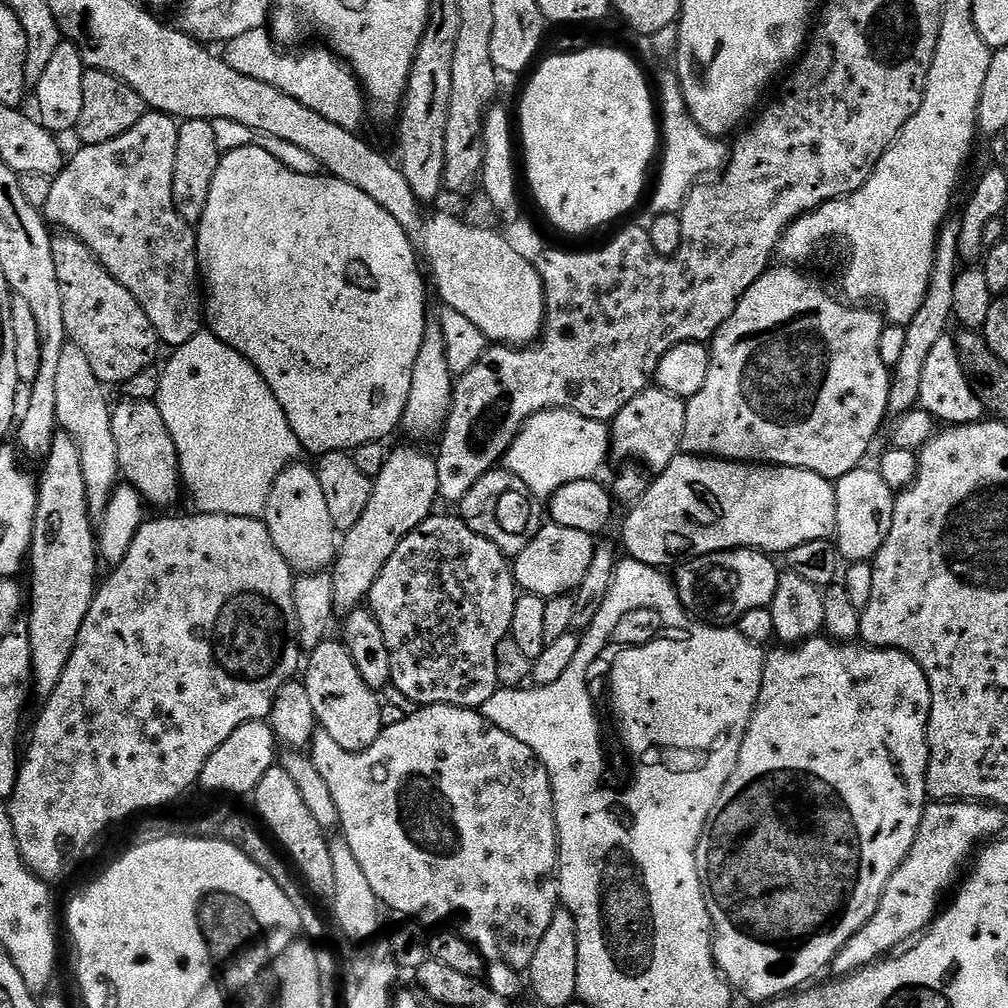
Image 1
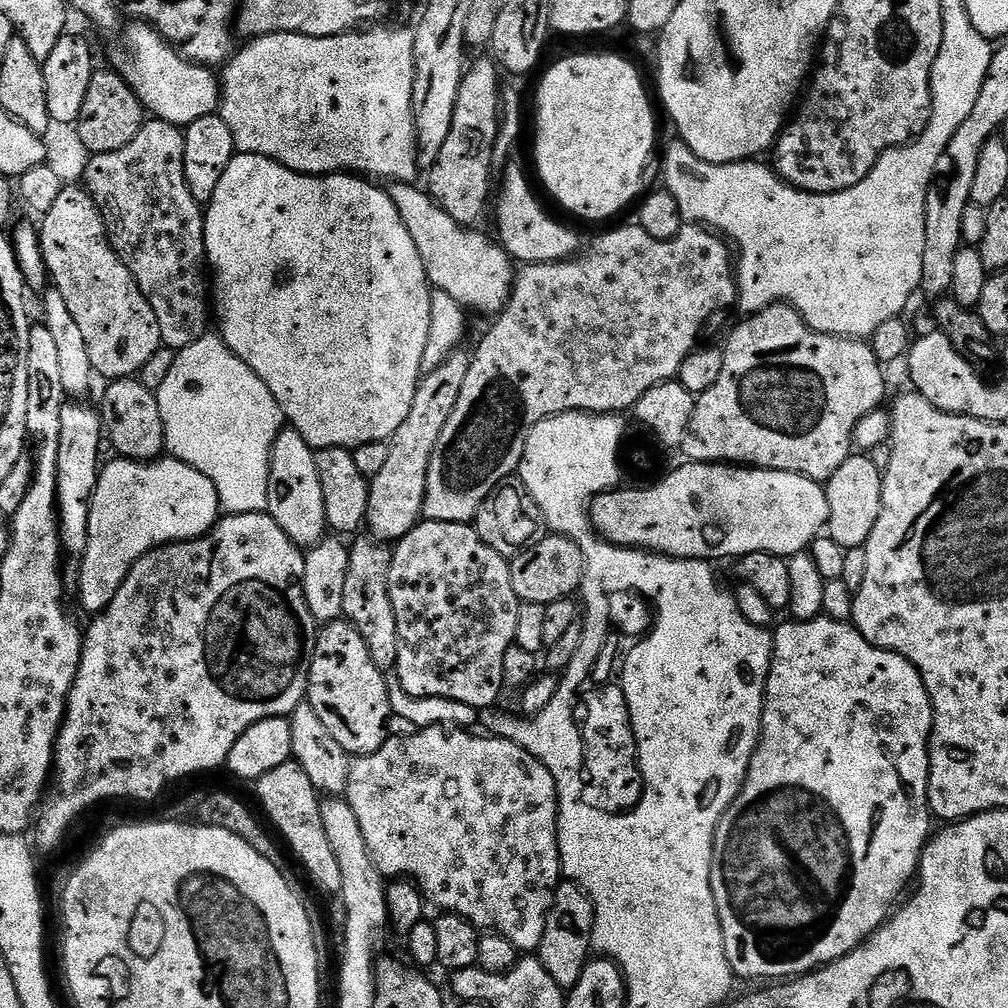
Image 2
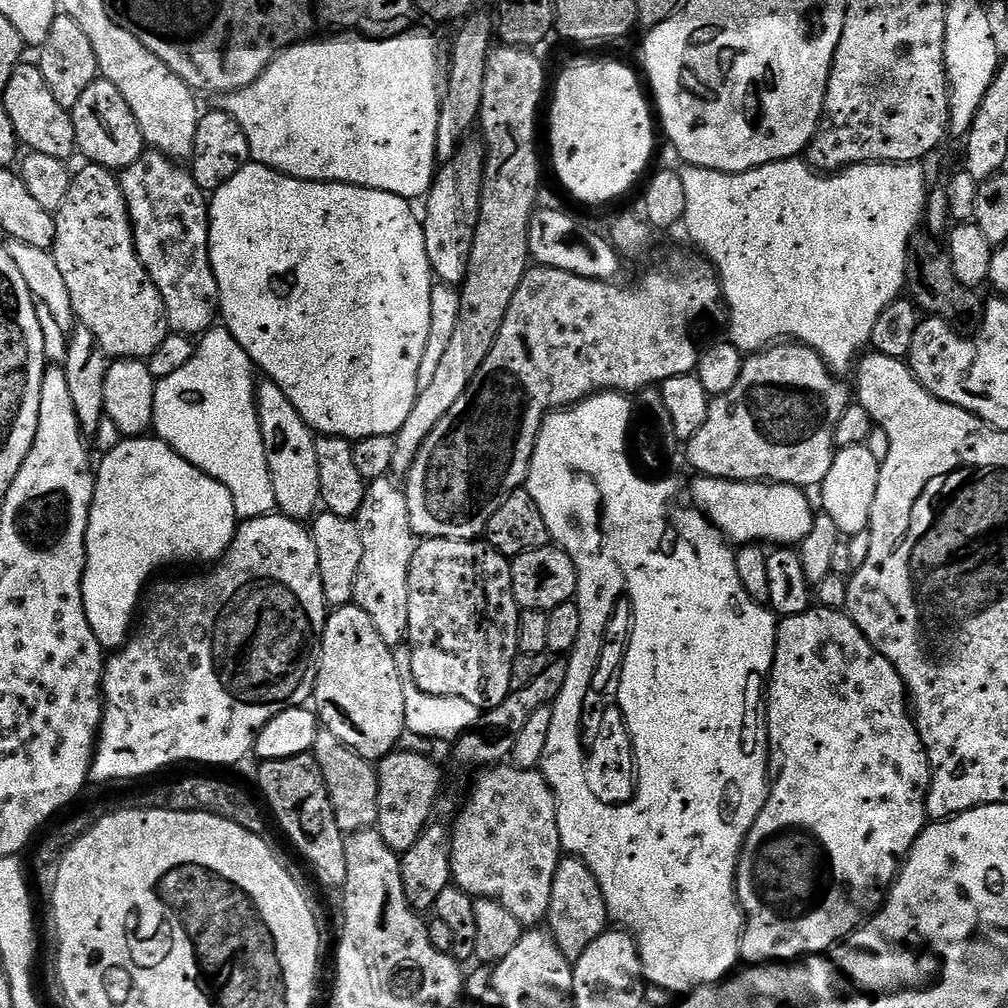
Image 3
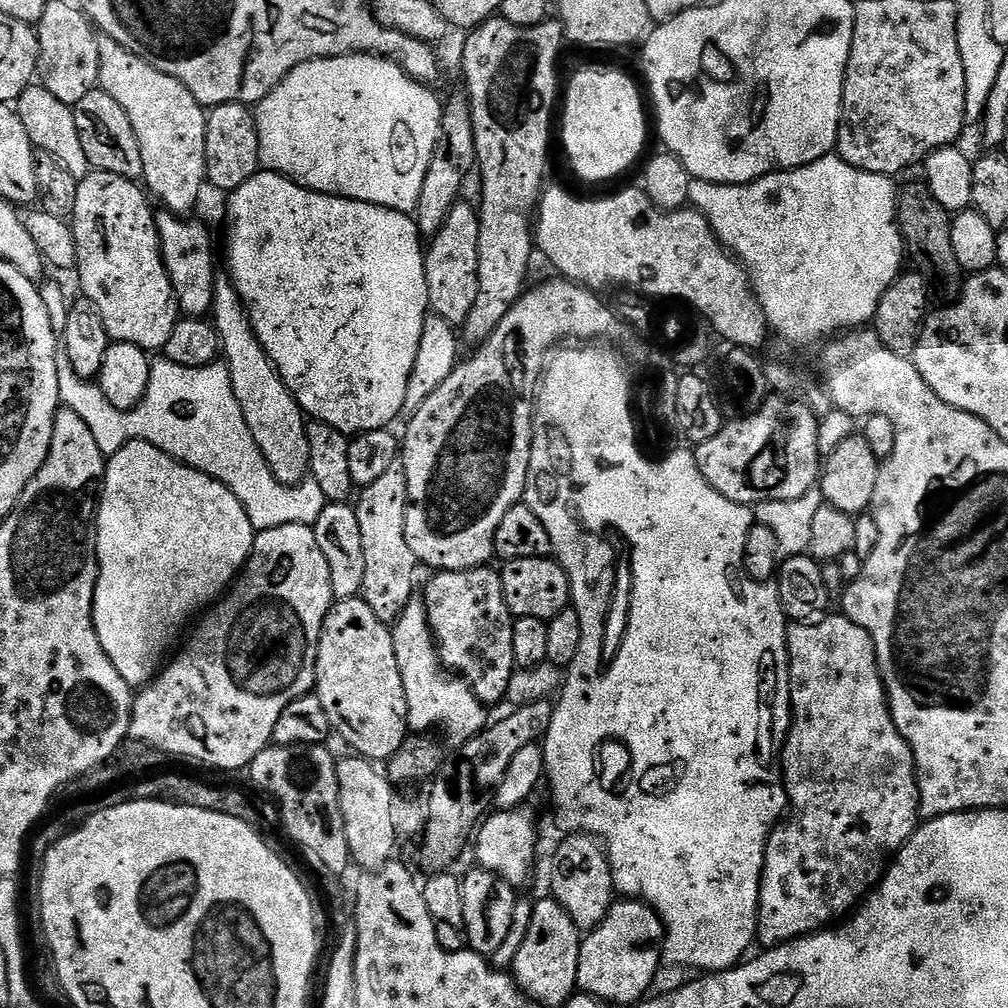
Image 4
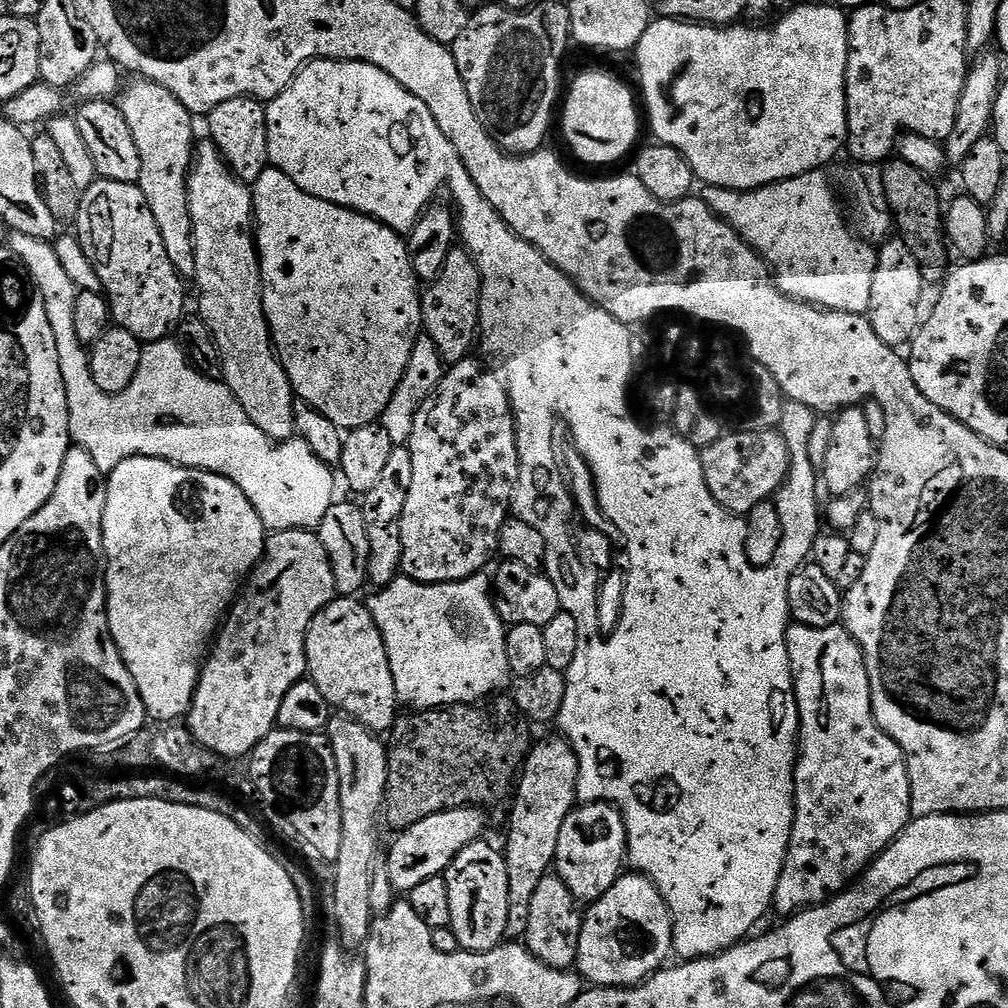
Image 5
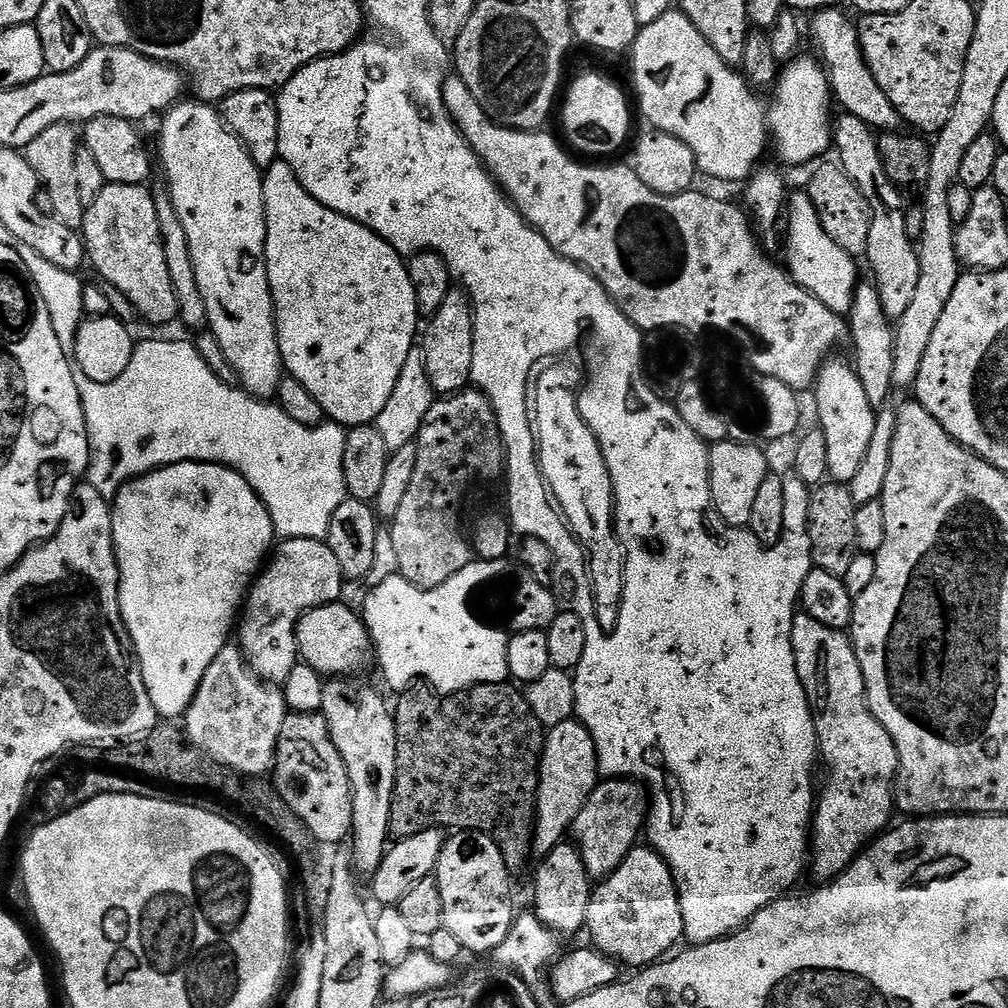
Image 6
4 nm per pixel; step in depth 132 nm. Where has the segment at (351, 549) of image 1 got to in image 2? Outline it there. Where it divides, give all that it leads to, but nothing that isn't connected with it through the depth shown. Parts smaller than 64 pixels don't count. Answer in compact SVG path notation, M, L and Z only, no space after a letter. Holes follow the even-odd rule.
M457 350L450 353L446 362L438 366L438 370L427 373L416 388L414 406L410 406L406 422L402 422L392 439L387 441L390 454L384 463L382 474L370 481L368 490L366 528L375 539L395 542L404 537L415 524L420 523L430 458L434 454L438 434L442 434L442 426L446 426L446 418L450 418L454 410L454 402L458 402L458 394L462 394L462 382L466 382L471 361L472 357L467 351L464 353L464 350Z

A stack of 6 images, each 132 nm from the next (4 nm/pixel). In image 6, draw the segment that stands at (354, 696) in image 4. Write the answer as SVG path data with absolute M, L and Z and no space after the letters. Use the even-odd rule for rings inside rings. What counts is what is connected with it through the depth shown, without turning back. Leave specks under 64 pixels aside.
M344 602L310 609L296 627L296 650L303 663L325 678L355 677L374 656L372 639L361 613L356 608L347 608Z

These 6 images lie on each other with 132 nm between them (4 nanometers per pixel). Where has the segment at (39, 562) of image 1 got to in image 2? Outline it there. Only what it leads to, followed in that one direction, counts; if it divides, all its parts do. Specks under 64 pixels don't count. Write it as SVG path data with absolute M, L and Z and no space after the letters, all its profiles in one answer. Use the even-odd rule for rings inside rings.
M66 402L64 403L64 405L62 406L62 414L59 417L59 425L58 425L58 478L56 479L56 511L60 513L60 546L61 546L63 555L67 557L67 559L69 556L69 558L72 559L73 562L79 562L83 560L84 558L84 551L86 550L86 542L88 541L88 527L90 526L90 510L92 509L92 492L96 489L96 483L98 482L98 478L100 477L100 469L102 467L102 459L100 460L100 440L102 444L102 437L105 435L104 422L103 420L100 419L99 411L97 411L97 409L93 407L93 405L91 408L90 405L84 404L84 403L88 403L88 402Z

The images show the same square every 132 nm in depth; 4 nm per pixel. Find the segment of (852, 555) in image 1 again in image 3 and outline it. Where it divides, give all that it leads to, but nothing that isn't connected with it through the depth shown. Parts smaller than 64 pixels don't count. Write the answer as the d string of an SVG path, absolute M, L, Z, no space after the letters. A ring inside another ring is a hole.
M863 444L839 449L832 459L830 474L826 474L824 481L818 485L818 493L820 492L820 504L824 507L821 508L823 515L834 521L841 537L851 538L860 532L867 532L868 525L872 522L874 494L878 494L879 473L880 463Z

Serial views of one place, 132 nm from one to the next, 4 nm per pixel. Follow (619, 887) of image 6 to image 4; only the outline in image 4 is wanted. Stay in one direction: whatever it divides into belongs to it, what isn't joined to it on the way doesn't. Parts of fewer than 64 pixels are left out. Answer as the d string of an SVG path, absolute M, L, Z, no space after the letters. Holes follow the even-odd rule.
M617 899L600 925L583 937L576 987L608 1006L639 1005L649 995L648 987L662 965L663 950L664 921L658 913L643 900Z

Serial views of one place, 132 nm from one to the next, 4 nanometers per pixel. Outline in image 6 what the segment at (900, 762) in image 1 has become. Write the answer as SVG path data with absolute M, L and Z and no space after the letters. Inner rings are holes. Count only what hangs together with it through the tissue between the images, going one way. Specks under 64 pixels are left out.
M798 614L792 623L792 649L796 655L798 678L806 690L806 698L814 718L818 756L822 761L823 771L824 768L828 771L824 789L821 792L819 789L818 799L814 804L810 829L810 876L812 872L816 882L827 882L841 876L860 855L865 845L877 839L893 823L898 754L894 750L890 734L886 734L886 730L870 710L862 666L852 649L851 639L841 629L822 626L822 622L814 622L814 618Z

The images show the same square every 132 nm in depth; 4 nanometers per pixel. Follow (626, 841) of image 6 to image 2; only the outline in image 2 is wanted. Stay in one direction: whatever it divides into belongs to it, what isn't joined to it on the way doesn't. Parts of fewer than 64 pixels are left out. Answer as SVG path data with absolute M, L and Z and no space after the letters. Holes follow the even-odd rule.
M561 882L556 888L552 909L546 918L546 934L542 934L538 949L538 958L542 966L546 966L546 974L550 974L550 978L554 978L560 988L570 990L576 985L578 978L582 978L582 970L588 965L594 952L593 926L594 910L591 898L577 884Z

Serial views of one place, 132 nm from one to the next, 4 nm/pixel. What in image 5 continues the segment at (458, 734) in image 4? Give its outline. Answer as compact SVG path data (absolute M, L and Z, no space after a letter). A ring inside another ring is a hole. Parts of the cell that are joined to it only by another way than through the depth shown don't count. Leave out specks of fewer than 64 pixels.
M476 573L470 579L442 584L424 584L397 576L376 592L366 603L383 635L391 673L394 674L397 701L401 705L406 704L415 711L450 712L452 705L481 703L509 687L512 675L505 642L508 628L496 612L492 580L487 573ZM455 612L468 621L470 632L460 630L454 620Z

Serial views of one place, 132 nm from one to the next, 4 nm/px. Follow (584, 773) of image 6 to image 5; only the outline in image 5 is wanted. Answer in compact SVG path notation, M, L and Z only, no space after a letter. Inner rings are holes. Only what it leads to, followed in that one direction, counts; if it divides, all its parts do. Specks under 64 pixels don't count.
M563 735L548 736L545 740L537 739L528 750L524 759L524 767L520 769L518 783L514 788L514 799L511 801L512 813L508 816L508 845L503 845L504 861L506 862L506 878L510 882L510 899L506 902L510 910L506 910L506 937L516 942L528 935L530 922L530 901L538 891L538 882L549 875L550 869L556 862L558 850L558 834L562 834L562 822L577 807L576 787L578 786L578 758L576 751Z

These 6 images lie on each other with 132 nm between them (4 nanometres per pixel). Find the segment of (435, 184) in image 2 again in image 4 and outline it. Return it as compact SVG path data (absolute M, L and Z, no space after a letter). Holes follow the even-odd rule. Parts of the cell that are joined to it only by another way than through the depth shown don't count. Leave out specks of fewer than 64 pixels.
M457 202L446 214L446 222L436 236L431 237L424 253L424 273L428 287L428 307L435 315L444 319L447 324L462 326L474 310L474 298L478 298L478 234L480 233L480 217L477 209L465 202Z

